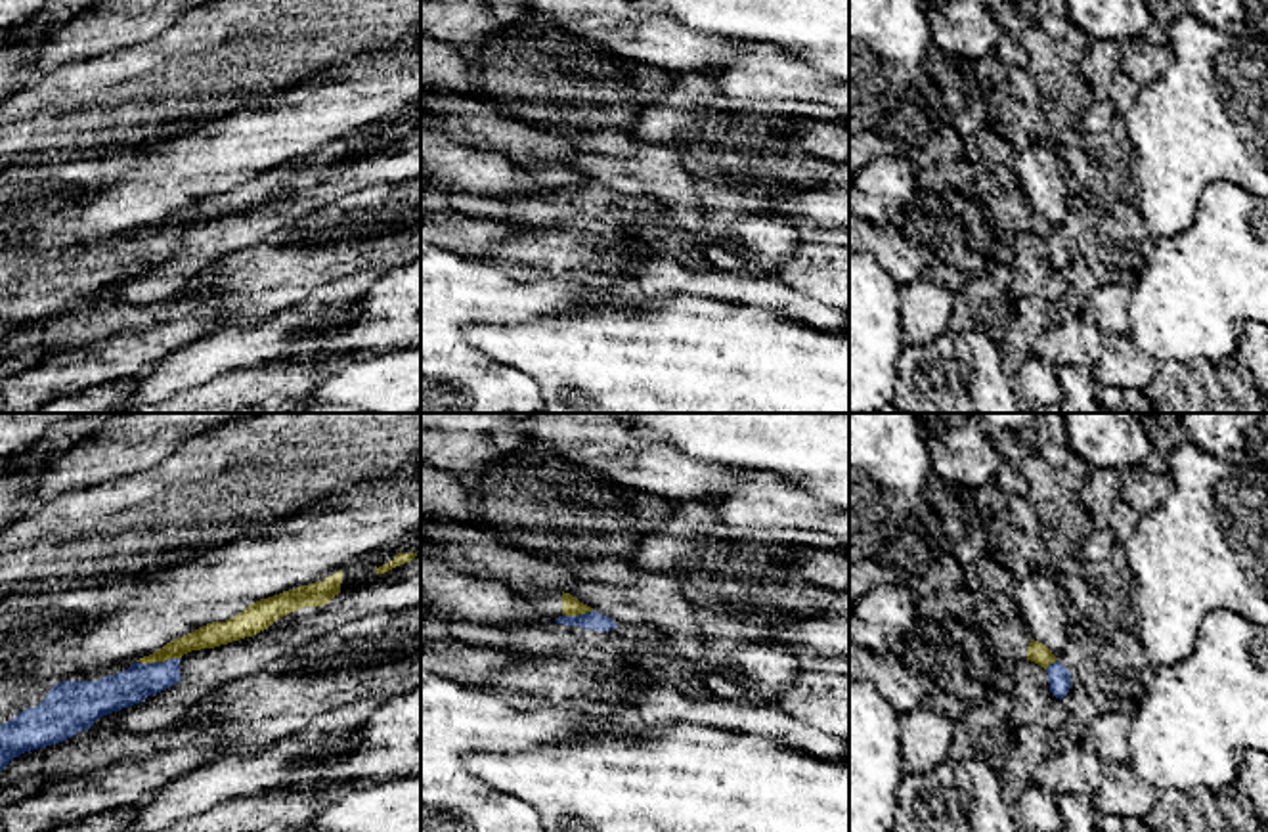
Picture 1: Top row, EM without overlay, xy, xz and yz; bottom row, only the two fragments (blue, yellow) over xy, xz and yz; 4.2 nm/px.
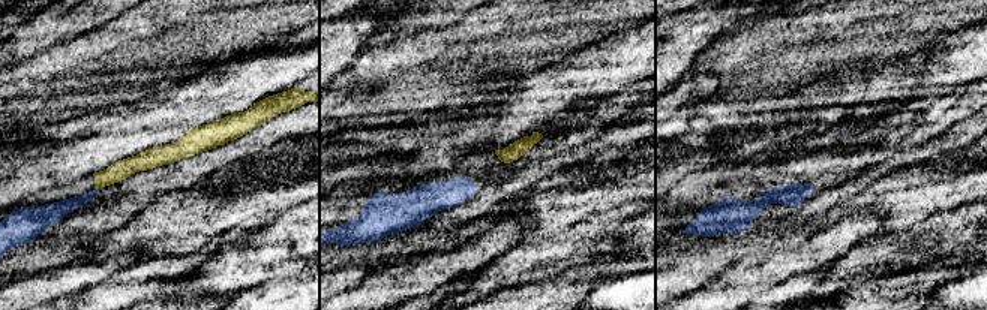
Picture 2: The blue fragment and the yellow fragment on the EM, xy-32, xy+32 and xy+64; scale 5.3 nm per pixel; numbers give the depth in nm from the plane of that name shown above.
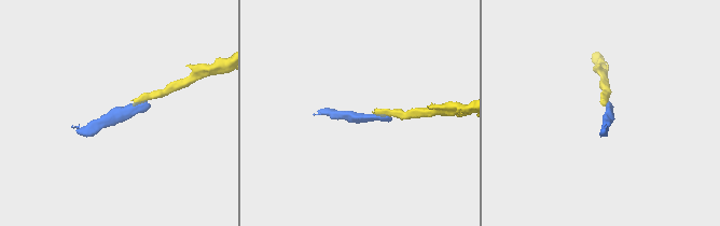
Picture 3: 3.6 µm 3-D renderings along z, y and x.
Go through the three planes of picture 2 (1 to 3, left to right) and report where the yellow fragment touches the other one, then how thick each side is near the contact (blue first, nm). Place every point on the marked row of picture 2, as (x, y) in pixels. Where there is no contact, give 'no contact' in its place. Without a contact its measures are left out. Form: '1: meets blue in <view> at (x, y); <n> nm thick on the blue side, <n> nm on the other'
1: meets blue in xy-32 at (98, 189); 100 nm thick on the blue side, 100 nm on the other
2: no contact
3: no contact

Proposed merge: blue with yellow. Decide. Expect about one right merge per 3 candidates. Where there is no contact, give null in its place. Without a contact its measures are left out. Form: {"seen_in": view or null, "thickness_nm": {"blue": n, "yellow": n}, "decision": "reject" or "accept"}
{"seen_in": "xy", "thickness_nm": {"blue": 150, "yellow": 100}, "decision": "reject"}

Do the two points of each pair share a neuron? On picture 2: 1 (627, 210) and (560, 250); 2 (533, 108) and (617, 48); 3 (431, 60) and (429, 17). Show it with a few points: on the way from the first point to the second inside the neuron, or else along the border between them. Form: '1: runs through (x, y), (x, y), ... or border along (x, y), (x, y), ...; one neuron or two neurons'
1: runs through (611, 222), (594, 237), (576, 246); one neuron
2: runs through (555, 104), (578, 93), (600, 71); one neuron
3: border along (462, 17), (446, 26), (422, 29), (396, 38); two neurons

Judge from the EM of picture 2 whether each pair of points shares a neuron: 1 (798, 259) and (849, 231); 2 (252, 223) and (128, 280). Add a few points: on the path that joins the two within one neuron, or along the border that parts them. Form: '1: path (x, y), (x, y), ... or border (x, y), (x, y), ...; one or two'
1: path (810, 255), (837, 238); one
2: path (221, 238), (195, 261), (159, 270); one

